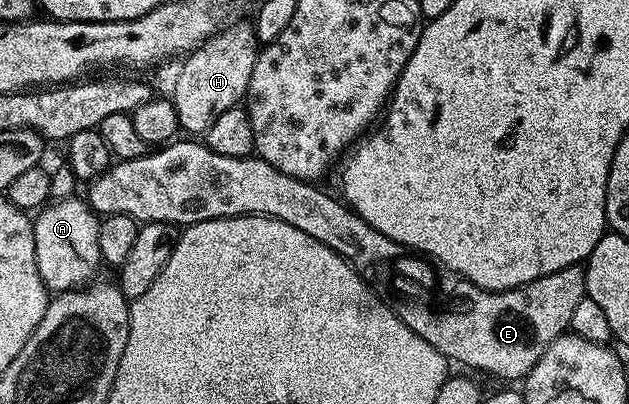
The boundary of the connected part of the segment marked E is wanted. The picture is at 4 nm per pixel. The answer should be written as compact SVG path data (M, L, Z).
M178 138L173 142L167 143L165 146L159 147L157 150L147 151L146 155L140 158L118 160L117 162L111 163L107 172L89 185L90 196L88 195L88 203L90 207L102 216L128 214L133 220L137 220L142 224L168 222L169 224L176 224L179 226L189 226L191 224L199 224L200 222L208 222L209 220L218 220L222 216L271 216L274 220L288 222L288 226L296 226L296 230L302 230L304 234L310 234L312 238L316 238L316 242L324 242L324 246L328 246L333 252L338 252L358 271L359 276L366 278L369 277L369 272L374 272L372 287L374 291L378 293L379 298L382 299L413 332L420 334L420 338L424 338L424 342L428 342L441 356L446 357L447 361L454 363L455 360L458 364L467 364L470 368L479 368L480 371L487 372L490 376L499 376L502 380L521 381L525 378L532 370L532 366L536 366L536 362L540 362L544 350L548 350L550 343L556 338L563 336L567 329L569 329L570 323L572 322L572 310L576 310L576 305L587 295L586 269L582 264L564 266L564 270L556 270L544 278L536 278L532 282L520 285L518 288L509 288L503 292L489 292L480 286L476 286L471 280L466 280L463 276L458 276L456 273L451 272L449 268L435 266L433 263L423 259L421 255L407 250L404 245L392 242L392 238L388 238L380 230L376 230L372 227L363 216L359 216L358 213L354 211L353 207L347 206L339 197L338 201L336 197L329 196L326 192L321 192L321 190L318 189L319 185L317 183L309 180L297 180L294 176L284 174L280 170L276 170L276 166L264 162L257 155L245 156L244 158L228 158L224 154L216 154L204 142L198 141L197 144L194 140L197 139Z

